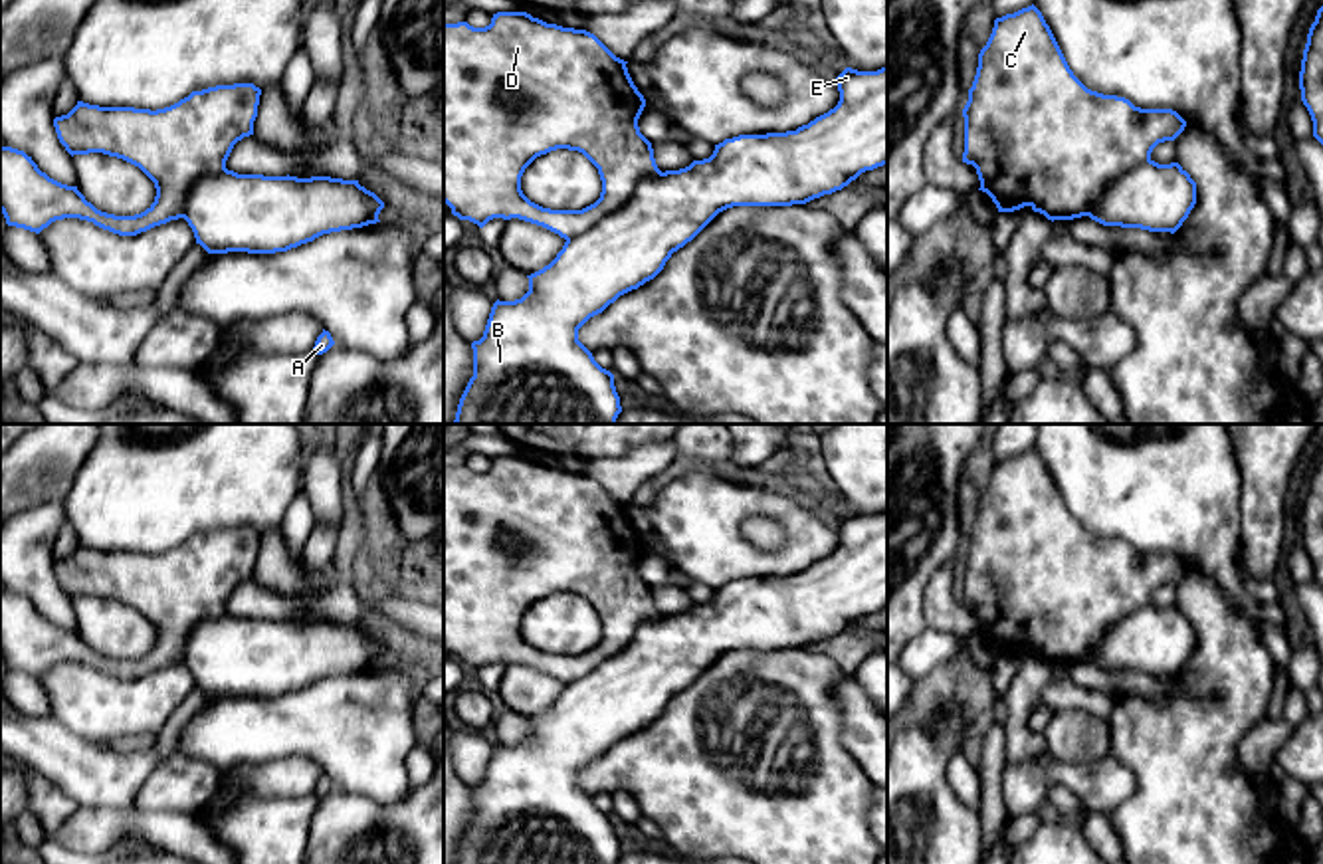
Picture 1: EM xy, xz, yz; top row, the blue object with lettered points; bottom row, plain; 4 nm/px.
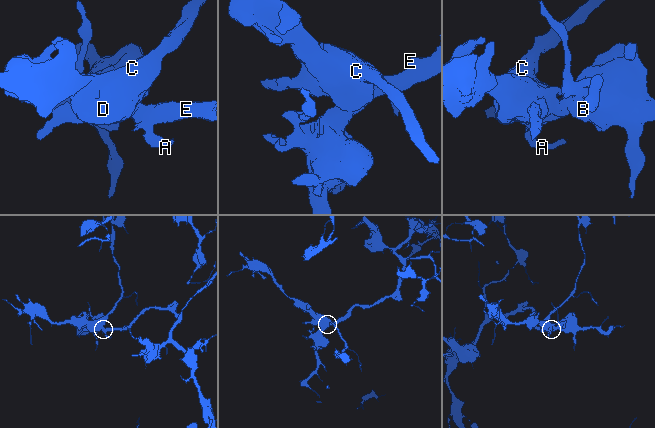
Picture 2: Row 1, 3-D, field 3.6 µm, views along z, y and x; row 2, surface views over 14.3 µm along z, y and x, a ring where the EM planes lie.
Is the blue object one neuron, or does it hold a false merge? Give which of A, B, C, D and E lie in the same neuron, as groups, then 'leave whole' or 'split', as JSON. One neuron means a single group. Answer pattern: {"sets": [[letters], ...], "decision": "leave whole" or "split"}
{"sets": [["A", "B", "E"], ["C", "D"]], "decision": "split"}

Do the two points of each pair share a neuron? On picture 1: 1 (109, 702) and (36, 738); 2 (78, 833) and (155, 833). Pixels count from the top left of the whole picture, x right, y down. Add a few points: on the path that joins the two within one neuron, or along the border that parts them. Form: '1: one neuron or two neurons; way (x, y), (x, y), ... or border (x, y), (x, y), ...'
1: two neurons; border (54, 720), (101, 746)
2: one neuron; way (98, 829), (135, 825)

